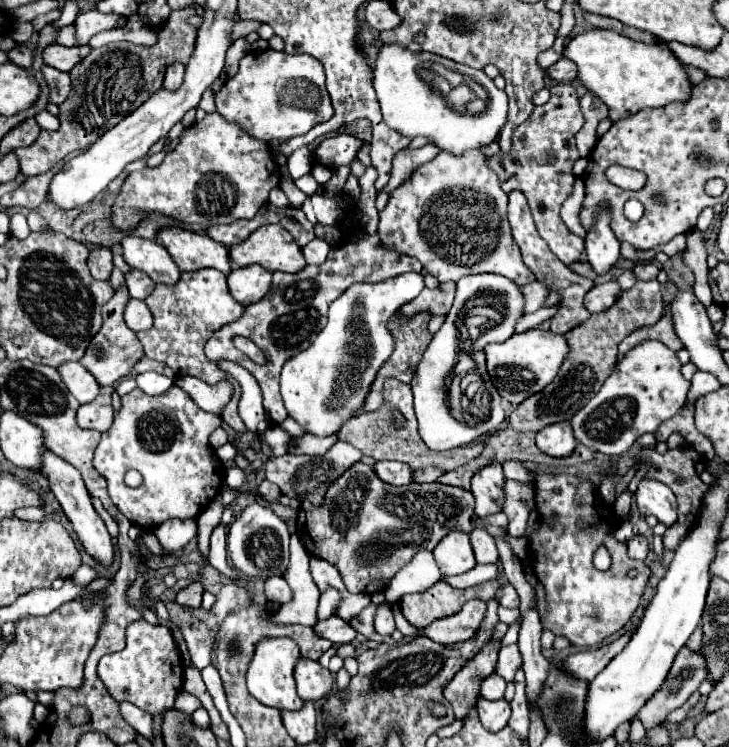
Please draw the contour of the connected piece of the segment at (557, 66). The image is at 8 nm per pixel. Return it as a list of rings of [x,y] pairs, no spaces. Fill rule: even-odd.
[[[562,57],[552,67],[548,67],[548,75],[558,83],[568,83],[568,81],[574,81],[578,77],[578,69],[570,59]]]

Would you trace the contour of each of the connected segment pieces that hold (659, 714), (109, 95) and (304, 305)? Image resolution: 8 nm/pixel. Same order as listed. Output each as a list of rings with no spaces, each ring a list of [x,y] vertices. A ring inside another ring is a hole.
[[[690,649],[678,651],[672,669],[664,685],[646,701],[646,705],[636,713],[636,719],[642,721],[644,729],[666,723],[666,717],[676,707],[684,705],[688,697],[700,687],[706,677],[706,657],[692,653]]]
[[[194,7],[172,11],[170,19],[164,23],[164,29],[158,35],[158,43],[152,47],[110,43],[106,47],[94,49],[78,67],[74,67],[70,73],[74,79],[74,91],[70,91],[70,99],[66,99],[66,103],[60,107],[60,129],[42,131],[34,145],[14,151],[20,159],[22,173],[26,177],[46,173],[72,151],[86,149],[90,143],[94,143],[94,139],[98,139],[98,135],[102,135],[102,131],[114,127],[118,119],[130,115],[130,111],[138,109],[154,91],[158,91],[158,87],[162,87],[166,67],[174,61],[186,63],[194,51],[196,27],[186,23],[190,15],[196,15]]]
[[[350,225],[350,233],[348,233],[346,241],[342,241],[342,245],[338,245],[338,247],[332,247],[322,265],[308,265],[298,275],[286,275],[280,271],[274,273],[270,295],[266,295],[266,299],[246,307],[244,315],[242,315],[242,319],[238,319],[238,323],[230,323],[230,325],[222,327],[222,331],[216,331],[212,335],[212,339],[206,343],[206,357],[214,363],[220,359],[236,361],[246,371],[250,371],[262,389],[264,409],[266,409],[270,421],[282,423],[288,417],[288,413],[284,409],[284,403],[280,399],[280,389],[278,389],[280,369],[290,357],[298,355],[300,351],[310,347],[310,343],[314,343],[316,335],[326,325],[326,313],[328,313],[330,303],[336,301],[358,279],[364,279],[364,283],[378,283],[384,279],[396,277],[400,273],[406,273],[406,271],[420,273],[422,271],[420,261],[388,249],[380,241],[378,235],[370,235],[364,229]],[[236,335],[242,335],[242,337],[248,337],[250,341],[254,341],[266,355],[268,363],[260,367],[260,365],[252,363],[250,359],[246,359],[232,343],[232,339]]]

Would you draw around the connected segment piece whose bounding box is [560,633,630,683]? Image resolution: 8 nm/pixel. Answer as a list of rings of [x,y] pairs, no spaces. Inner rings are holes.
[[[630,633],[600,647],[600,649],[588,649],[588,651],[578,651],[574,655],[570,655],[566,661],[562,661],[560,667],[564,667],[564,671],[568,671],[570,675],[574,675],[576,679],[582,681],[592,681],[610,661],[612,657],[624,649],[624,645],[630,641]]]

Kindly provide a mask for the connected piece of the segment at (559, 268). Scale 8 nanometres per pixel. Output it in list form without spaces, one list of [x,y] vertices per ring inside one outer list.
[[[514,191],[510,193],[510,203],[508,203],[508,223],[510,223],[510,229],[512,229],[512,239],[516,241],[516,245],[520,247],[522,251],[522,261],[524,265],[534,273],[534,277],[544,283],[550,291],[558,291],[560,293],[560,311],[550,319],[550,329],[554,333],[568,333],[570,329],[574,329],[576,325],[580,325],[582,321],[586,321],[590,317],[590,313],[584,309],[582,301],[584,301],[584,295],[592,289],[594,281],[574,273],[568,269],[568,265],[564,265],[554,253],[550,253],[546,241],[538,235],[536,227],[534,227],[534,221],[532,221],[532,215],[530,215],[530,207],[526,207],[526,197],[520,193],[520,191]]]

